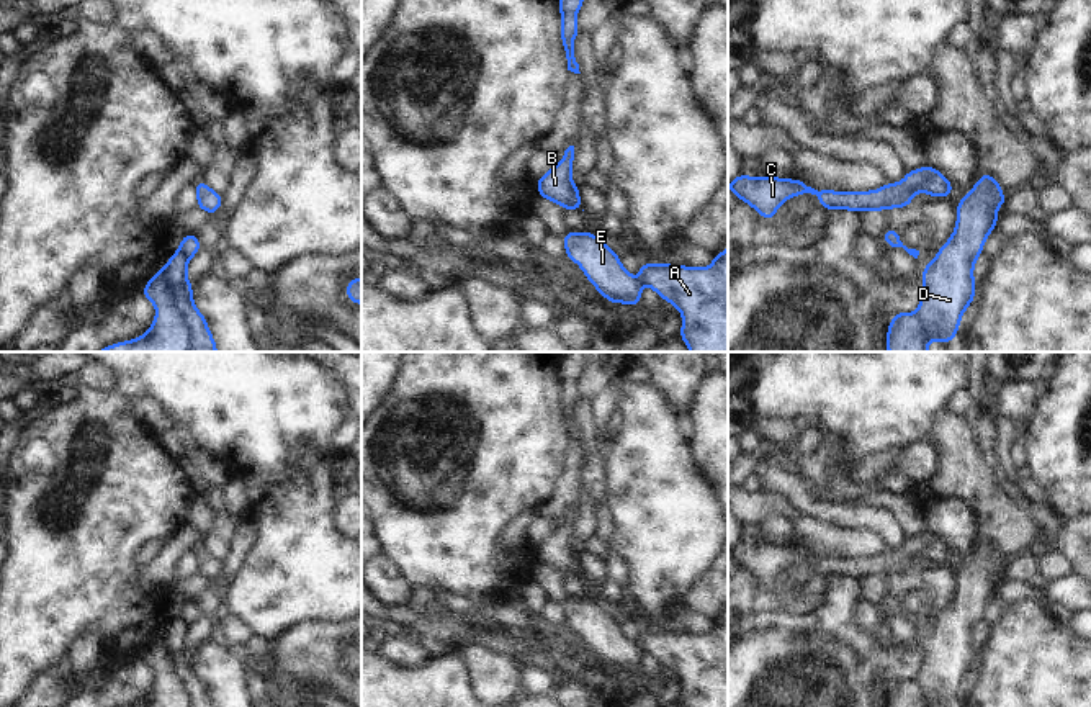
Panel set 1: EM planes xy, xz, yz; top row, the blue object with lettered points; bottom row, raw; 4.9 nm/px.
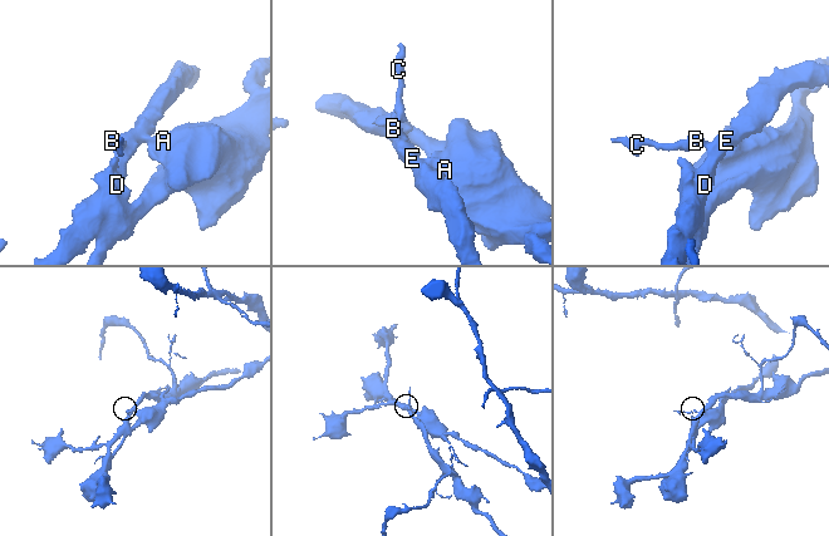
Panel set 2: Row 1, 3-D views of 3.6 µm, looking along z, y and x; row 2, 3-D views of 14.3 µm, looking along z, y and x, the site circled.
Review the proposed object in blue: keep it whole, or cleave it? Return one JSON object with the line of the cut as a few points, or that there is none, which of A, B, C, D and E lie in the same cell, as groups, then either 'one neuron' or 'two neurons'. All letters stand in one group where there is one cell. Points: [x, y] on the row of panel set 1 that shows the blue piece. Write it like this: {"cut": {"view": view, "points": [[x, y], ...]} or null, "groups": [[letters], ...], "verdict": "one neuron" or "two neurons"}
{"cut": null, "groups": [["A", "B", "C", "D", "E"]], "verdict": "one neuron"}

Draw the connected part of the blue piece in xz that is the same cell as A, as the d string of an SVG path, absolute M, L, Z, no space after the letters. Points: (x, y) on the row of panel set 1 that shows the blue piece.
M571 232L563 237L566 257L572 259L586 273L587 280L610 303L638 306L641 285L651 286L661 299L671 301L682 313L679 335L690 352L728 352L728 247L713 255L710 268L682 267L667 263L641 263L640 278L635 280L622 265L617 254L592 232Z

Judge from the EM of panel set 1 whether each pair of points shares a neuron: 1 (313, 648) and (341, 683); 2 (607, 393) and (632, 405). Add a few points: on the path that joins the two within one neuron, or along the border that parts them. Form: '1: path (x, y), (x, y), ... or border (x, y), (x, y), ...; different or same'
1: path (314, 657), (332, 675); same
2: border (622, 391), (617, 405); different

